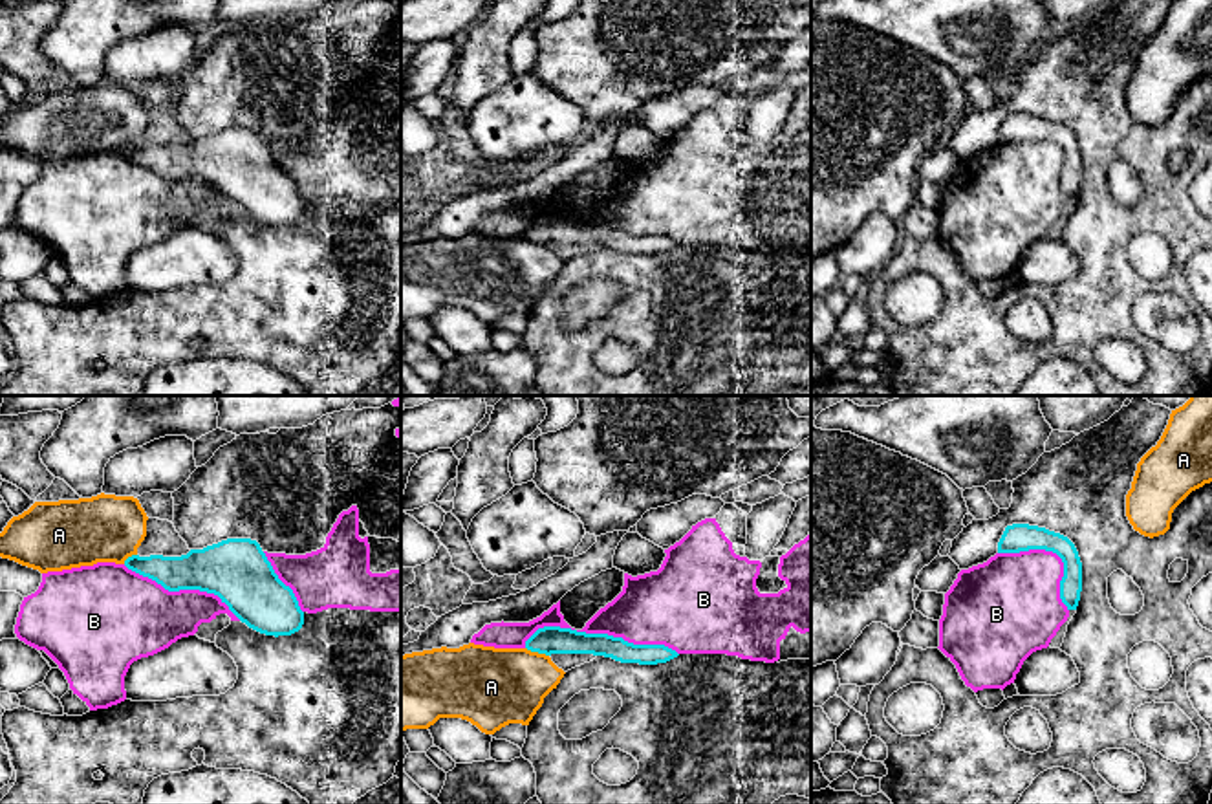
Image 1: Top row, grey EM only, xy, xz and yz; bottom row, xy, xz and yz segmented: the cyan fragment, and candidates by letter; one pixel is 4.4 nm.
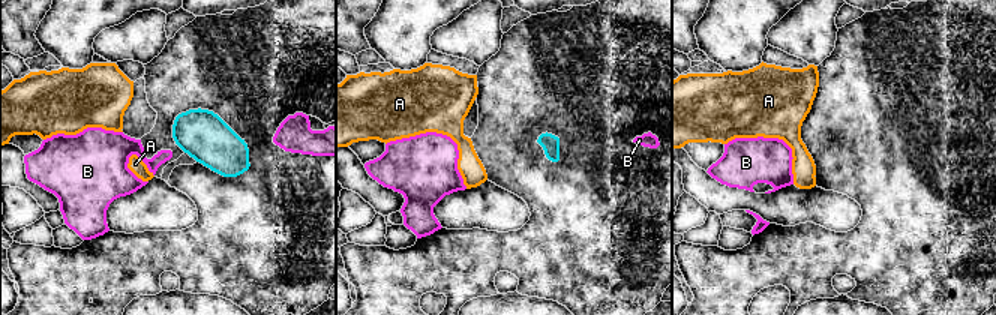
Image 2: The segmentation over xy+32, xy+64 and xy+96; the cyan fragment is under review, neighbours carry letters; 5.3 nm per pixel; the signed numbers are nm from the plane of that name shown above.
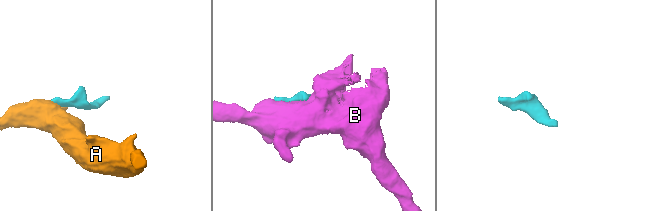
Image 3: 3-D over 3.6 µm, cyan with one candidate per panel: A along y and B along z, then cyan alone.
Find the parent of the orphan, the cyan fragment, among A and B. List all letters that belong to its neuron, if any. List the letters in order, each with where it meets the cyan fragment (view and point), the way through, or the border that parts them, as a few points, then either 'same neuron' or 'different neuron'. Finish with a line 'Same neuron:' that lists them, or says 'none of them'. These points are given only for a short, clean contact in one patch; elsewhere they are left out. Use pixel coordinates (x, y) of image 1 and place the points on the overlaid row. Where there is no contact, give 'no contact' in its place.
A: meets cyan in xz at (537, 651); border along xz (526, 647), (548, 656); different neuron
B: meets cyan in xz at (601, 634); different neuron
Same neuron: none of them

